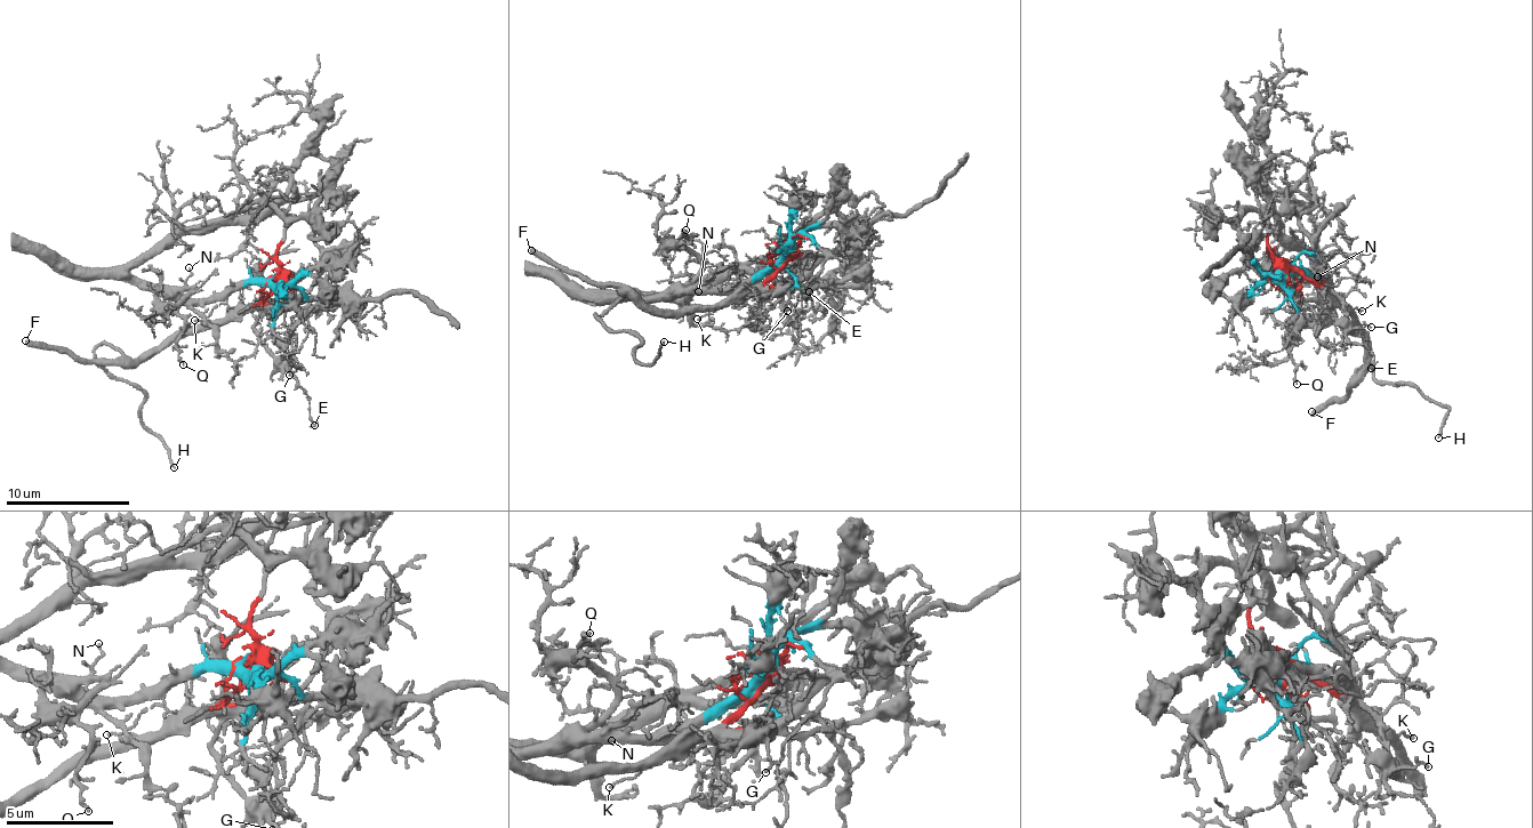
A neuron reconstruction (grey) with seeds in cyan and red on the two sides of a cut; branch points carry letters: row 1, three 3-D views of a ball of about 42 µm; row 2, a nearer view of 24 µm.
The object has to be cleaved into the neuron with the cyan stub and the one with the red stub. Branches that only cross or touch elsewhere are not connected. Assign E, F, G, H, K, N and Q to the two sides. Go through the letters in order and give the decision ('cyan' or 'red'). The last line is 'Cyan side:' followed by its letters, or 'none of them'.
E: red
F: red
G: red
H: red
K: red
N: cyan
Q: cyan
Cyan side: N, Q

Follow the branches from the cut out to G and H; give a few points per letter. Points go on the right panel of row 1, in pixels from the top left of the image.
G: (1283, 272), (1324, 282), (1337, 297), (1347, 324), (1372, 328)
H: (1283, 272), (1322, 287), (1349, 314), (1365, 343), (1358, 375), (1370, 364), (1446, 407), (1438, 436)

